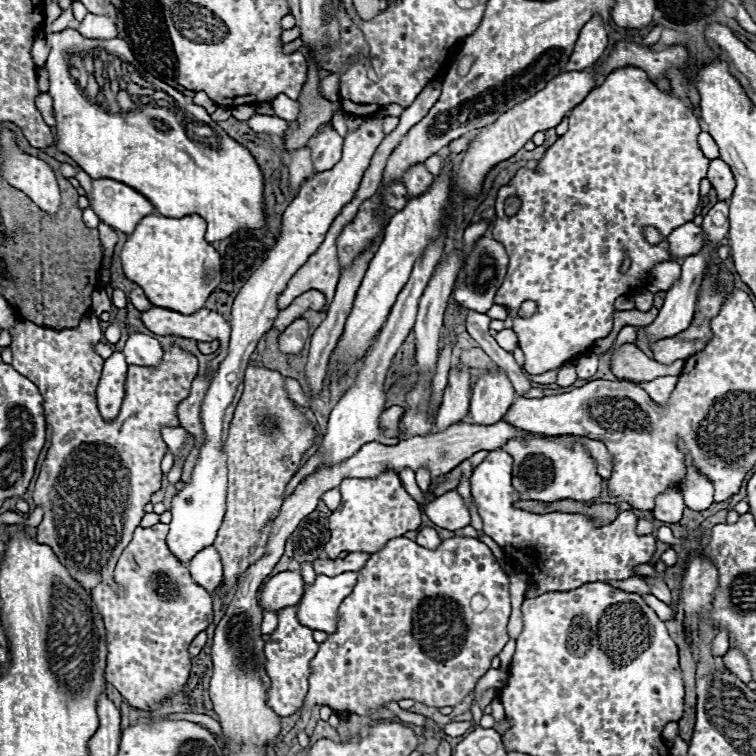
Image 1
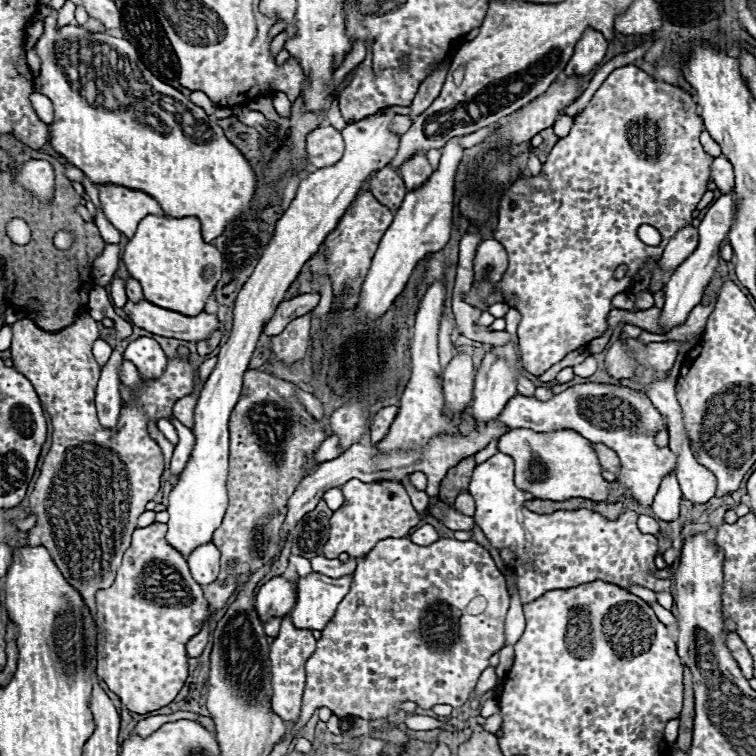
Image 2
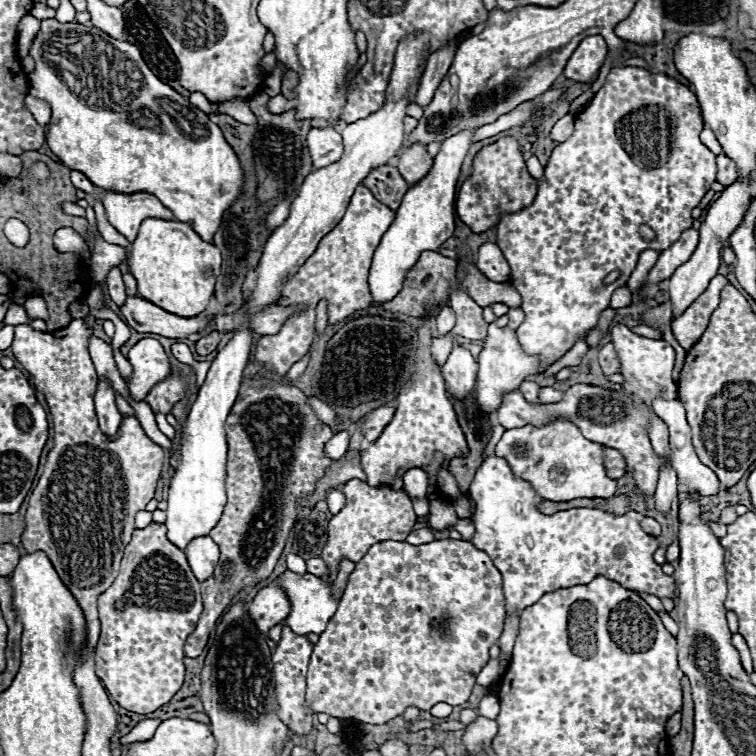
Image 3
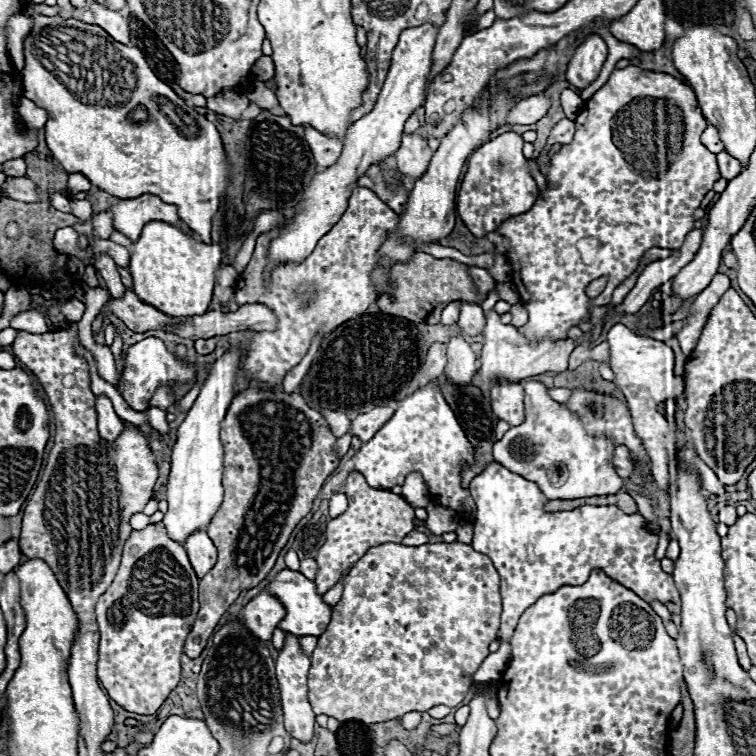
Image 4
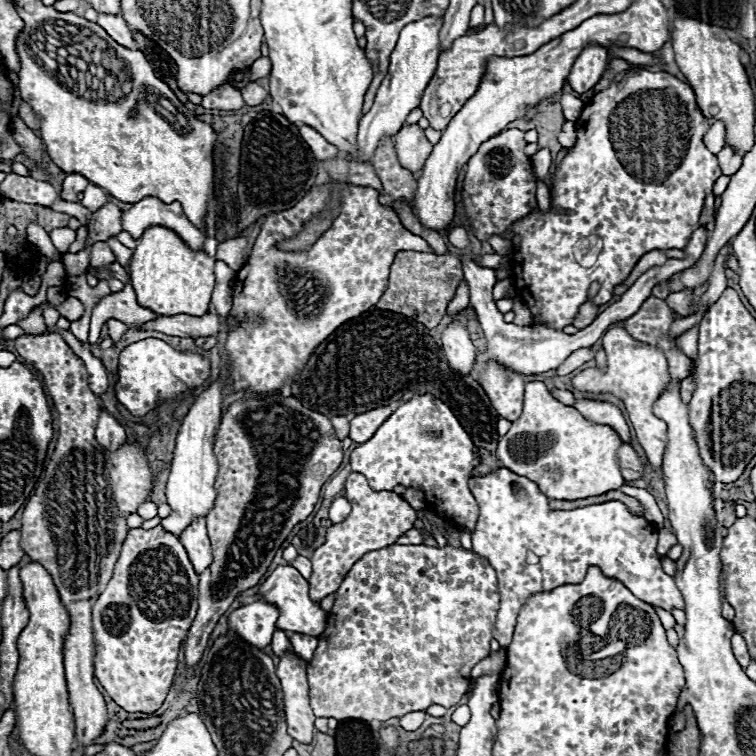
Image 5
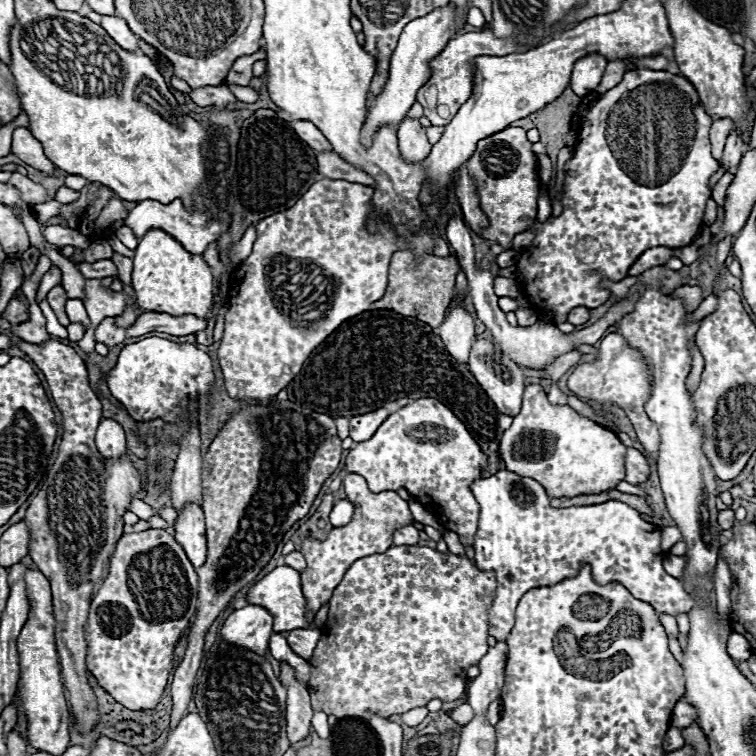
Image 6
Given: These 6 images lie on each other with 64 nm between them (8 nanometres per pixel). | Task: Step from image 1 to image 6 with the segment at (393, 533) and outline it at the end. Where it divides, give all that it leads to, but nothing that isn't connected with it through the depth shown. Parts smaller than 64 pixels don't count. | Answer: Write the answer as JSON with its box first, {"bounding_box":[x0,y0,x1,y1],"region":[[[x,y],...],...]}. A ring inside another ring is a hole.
{"bounding_box":[302,474,412,618],"region":[[[348,474],[344,478],[344,490],[349,500],[354,505],[352,520],[342,528],[332,528],[324,542],[314,538],[306,538],[302,542],[302,554],[306,556],[306,570],[302,572],[302,592],[308,602],[308,618],[312,618],[318,608],[330,600],[336,584],[340,584],[344,572],[360,560],[360,556],[370,556],[372,552],[384,552],[392,546],[392,532],[400,528],[400,524],[412,524],[412,512],[408,502],[402,500],[396,492],[370,492],[368,484],[362,476]]]}

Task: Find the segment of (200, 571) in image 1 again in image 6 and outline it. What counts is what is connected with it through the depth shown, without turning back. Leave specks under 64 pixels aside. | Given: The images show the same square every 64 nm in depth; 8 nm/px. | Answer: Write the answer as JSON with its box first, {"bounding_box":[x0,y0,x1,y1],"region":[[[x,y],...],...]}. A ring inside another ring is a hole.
{"bounding_box":[174,506,208,568],"region":[[[188,506],[182,512],[182,516],[180,516],[178,524],[176,524],[174,538],[176,538],[178,544],[182,544],[186,556],[190,558],[194,568],[204,566],[208,548],[206,548],[206,530],[204,530],[202,508]]]}

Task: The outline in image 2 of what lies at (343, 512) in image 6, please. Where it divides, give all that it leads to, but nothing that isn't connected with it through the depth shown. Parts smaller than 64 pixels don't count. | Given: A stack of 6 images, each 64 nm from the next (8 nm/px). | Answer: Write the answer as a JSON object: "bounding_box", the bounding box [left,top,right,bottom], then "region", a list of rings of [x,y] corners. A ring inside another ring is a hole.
{"bounding_box":[324,488,344,510],"region":[[[330,488],[330,490],[324,494],[324,500],[326,500],[326,504],[328,504],[328,508],[330,508],[330,510],[340,508],[340,506],[342,506],[342,502],[344,502],[340,488]]]}

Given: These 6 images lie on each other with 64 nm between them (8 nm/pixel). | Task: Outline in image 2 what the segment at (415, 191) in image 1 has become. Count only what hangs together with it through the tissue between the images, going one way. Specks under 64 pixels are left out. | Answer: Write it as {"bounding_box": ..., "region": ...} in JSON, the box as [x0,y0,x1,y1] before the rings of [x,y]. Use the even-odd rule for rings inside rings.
{"bounding_box":[400,154,432,190],"region":[[[416,154],[408,162],[402,164],[400,176],[402,176],[406,188],[412,190],[412,188],[420,188],[420,184],[424,184],[424,180],[428,180],[428,176],[432,176],[432,168],[424,154]]]}

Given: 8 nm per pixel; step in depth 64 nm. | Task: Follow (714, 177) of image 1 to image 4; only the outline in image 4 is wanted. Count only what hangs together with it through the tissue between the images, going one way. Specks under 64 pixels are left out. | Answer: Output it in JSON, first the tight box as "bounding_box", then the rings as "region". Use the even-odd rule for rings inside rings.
{"bounding_box":[718,152,742,180],"region":[[[726,152],[718,154],[718,166],[720,166],[720,176],[724,180],[732,180],[732,176],[738,176],[740,170],[742,170],[740,162],[736,158],[732,158],[730,154],[726,154]]]}

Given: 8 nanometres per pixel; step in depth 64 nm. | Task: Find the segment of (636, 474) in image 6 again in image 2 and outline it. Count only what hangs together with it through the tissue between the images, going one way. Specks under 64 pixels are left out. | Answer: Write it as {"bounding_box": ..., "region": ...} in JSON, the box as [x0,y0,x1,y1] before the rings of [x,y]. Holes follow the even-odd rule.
{"bounding_box":[592,444,620,482],"region":[[[592,444],[598,458],[600,458],[600,464],[602,464],[602,476],[608,480],[608,482],[614,482],[618,472],[620,472],[620,462],[618,462],[618,456],[614,450],[610,450],[608,446],[604,444]]]}

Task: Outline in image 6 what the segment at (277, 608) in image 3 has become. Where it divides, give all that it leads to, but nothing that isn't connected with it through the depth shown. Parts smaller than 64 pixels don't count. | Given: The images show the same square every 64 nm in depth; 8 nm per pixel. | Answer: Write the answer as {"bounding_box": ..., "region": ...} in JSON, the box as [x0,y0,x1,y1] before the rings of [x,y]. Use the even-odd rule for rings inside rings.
{"bounding_box":[222,604,272,654],"region":[[[248,604],[226,618],[222,636],[230,644],[264,654],[268,650],[268,636],[272,636],[272,620],[272,614],[264,606]]]}

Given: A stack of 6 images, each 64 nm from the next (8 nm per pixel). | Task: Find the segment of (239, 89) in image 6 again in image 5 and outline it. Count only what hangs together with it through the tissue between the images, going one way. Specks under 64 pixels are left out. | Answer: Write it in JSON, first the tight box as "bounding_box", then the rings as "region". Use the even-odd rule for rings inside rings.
{"bounding_box":[240,82,270,106],"region":[[[250,82],[240,92],[242,92],[242,98],[246,100],[248,106],[258,106],[258,104],[262,104],[262,102],[266,102],[270,98],[270,92],[266,88],[262,88],[258,82]]]}

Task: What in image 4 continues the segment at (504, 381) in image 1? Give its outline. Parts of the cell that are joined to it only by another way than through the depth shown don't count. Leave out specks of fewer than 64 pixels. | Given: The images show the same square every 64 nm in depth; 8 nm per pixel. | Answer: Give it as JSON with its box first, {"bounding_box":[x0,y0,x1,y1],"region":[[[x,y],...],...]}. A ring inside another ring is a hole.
{"bounding_box":[480,310,574,400],"region":[[[490,310],[486,316],[486,328],[484,328],[484,348],[480,354],[480,390],[484,392],[484,398],[490,400],[490,388],[492,384],[500,380],[508,382],[520,382],[530,376],[538,376],[544,372],[564,372],[568,368],[568,356],[574,350],[574,340],[544,340],[538,346],[528,346],[524,336],[510,324],[500,322],[500,314]]]}

